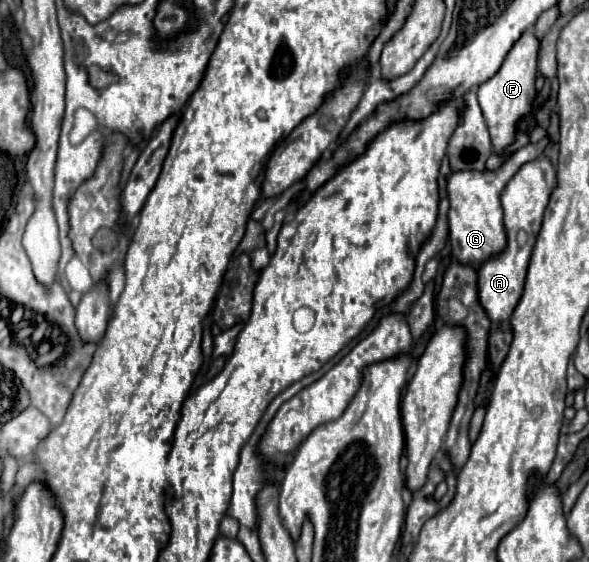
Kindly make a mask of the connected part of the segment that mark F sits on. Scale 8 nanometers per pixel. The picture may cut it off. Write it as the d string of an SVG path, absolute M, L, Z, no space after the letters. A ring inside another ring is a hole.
M529 29L511 47L511 51L507 53L501 69L489 81L485 81L479 87L479 93L477 93L479 95L479 105L483 109L483 117L485 117L485 123L489 127L489 133L491 133L493 151L499 153L499 155L503 155L505 149L509 145L513 145L519 119L531 113L531 105L533 105L533 99L537 95L537 89L535 89L537 51L539 51L539 41L535 37L535 33Z

